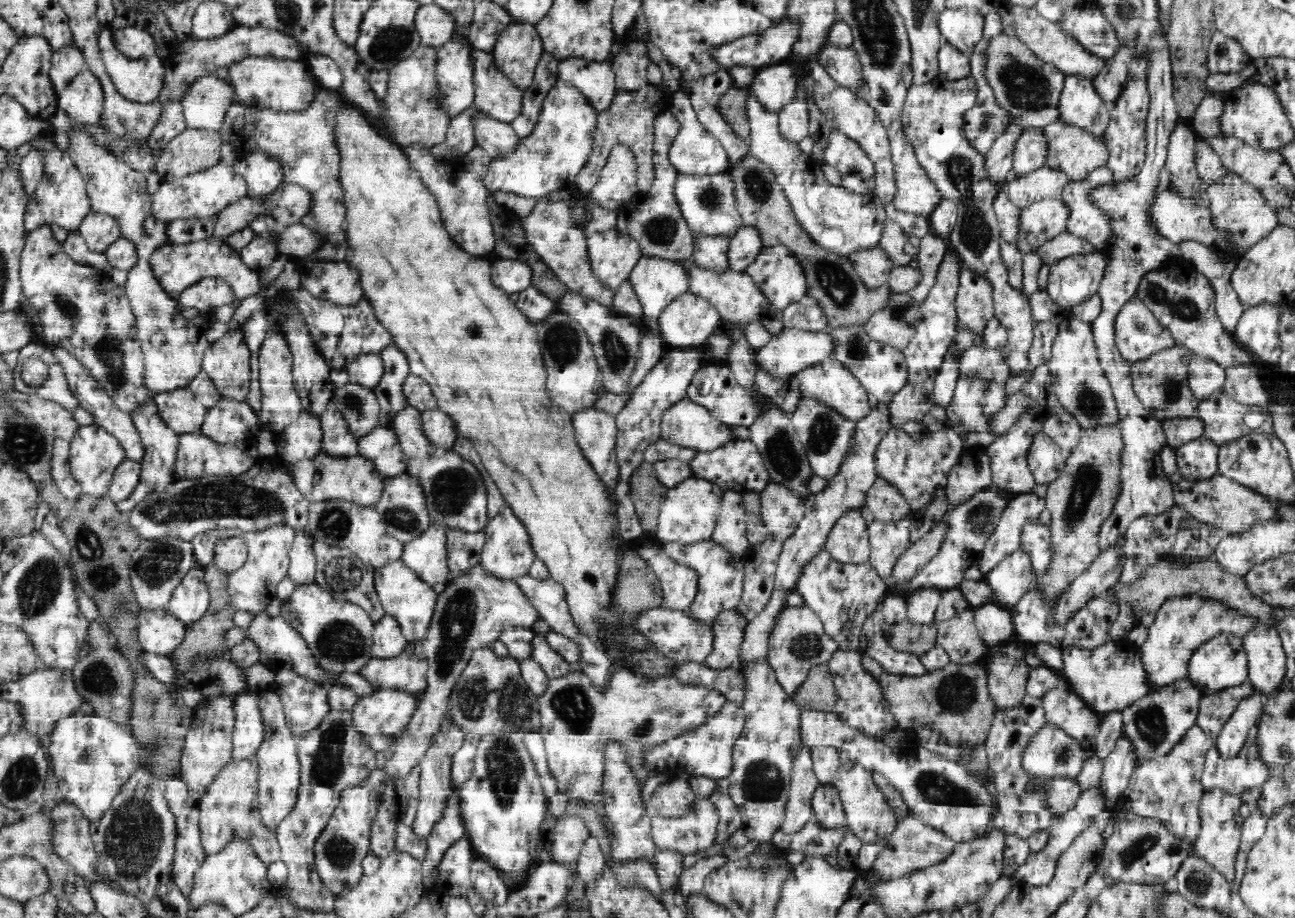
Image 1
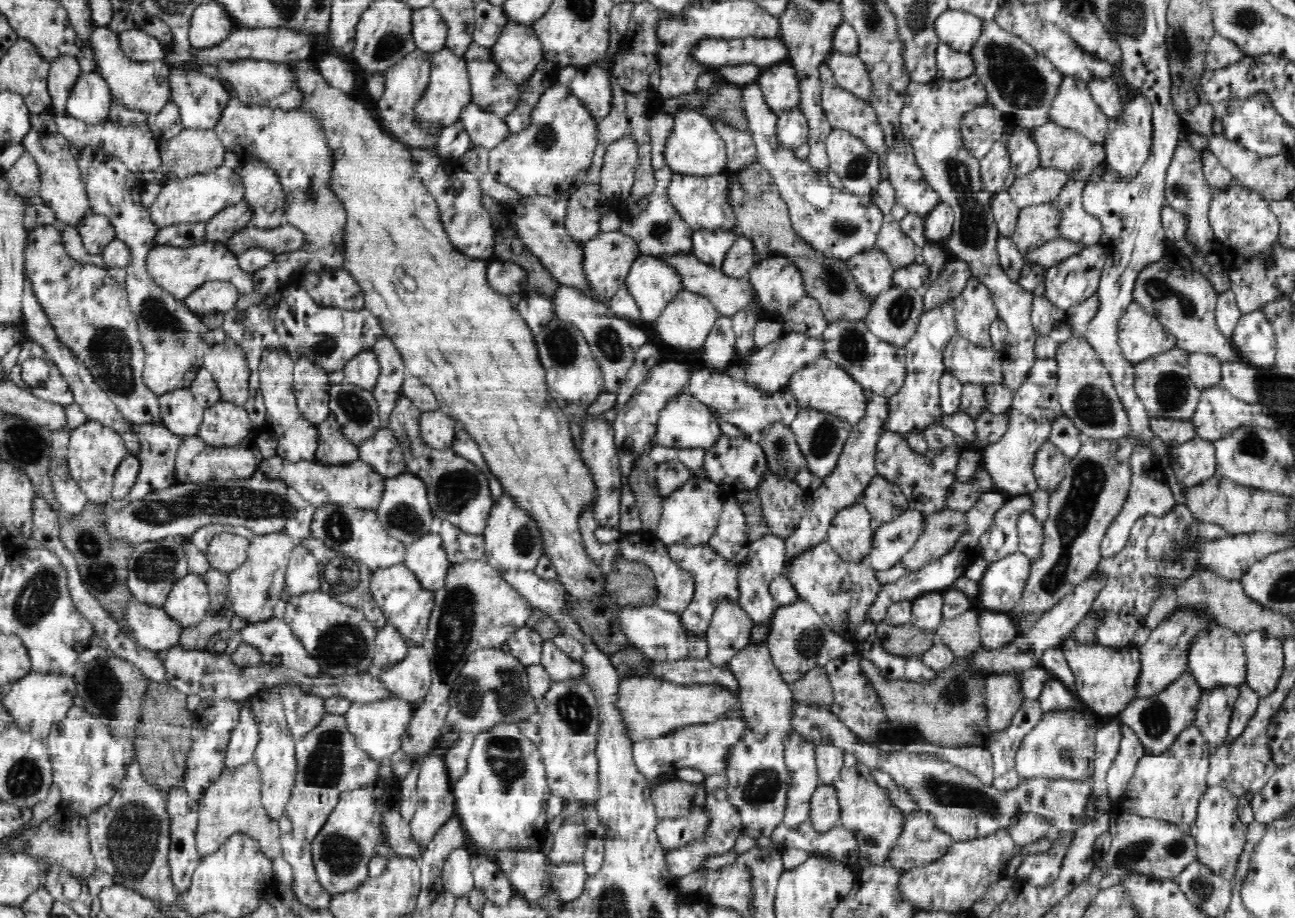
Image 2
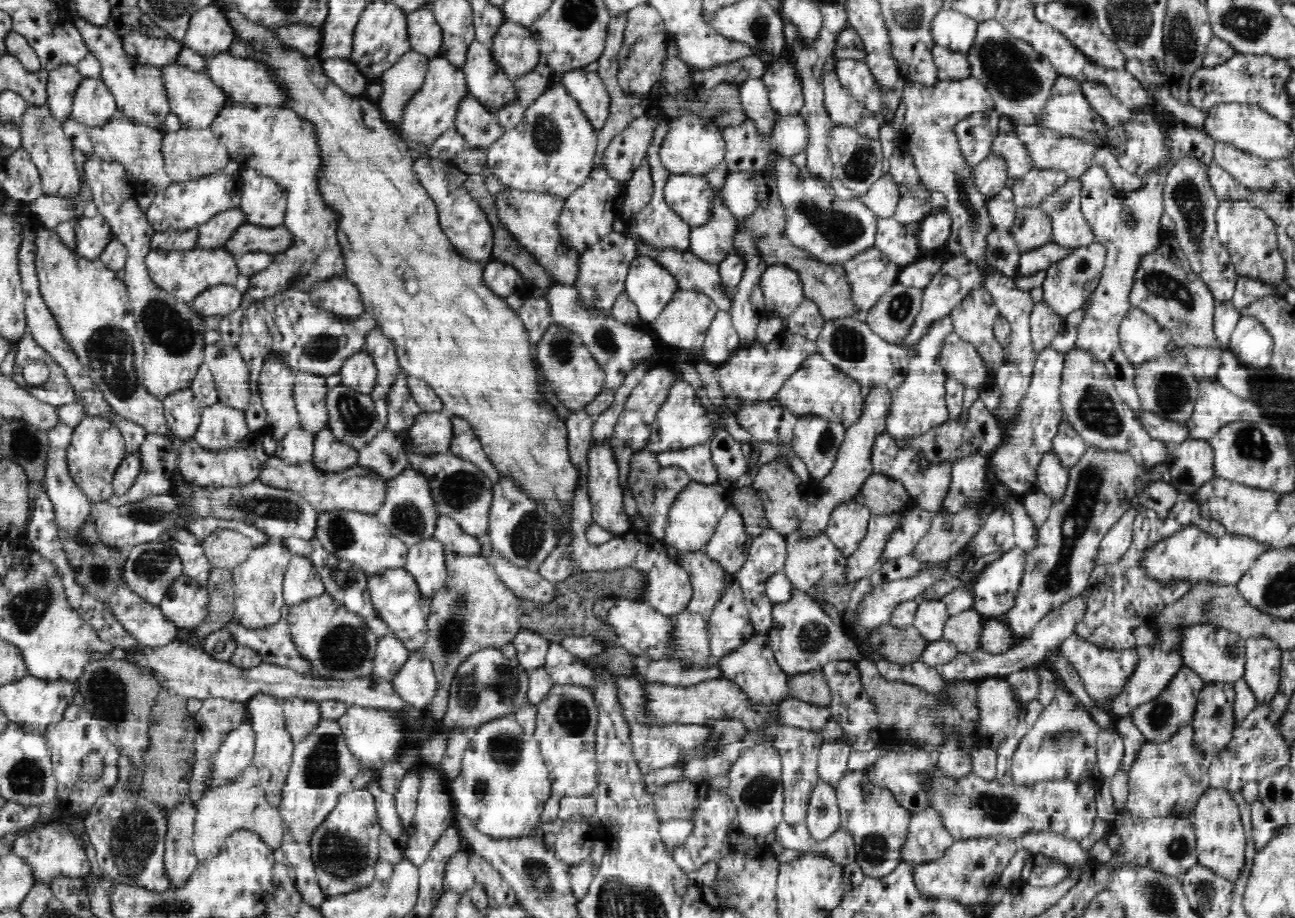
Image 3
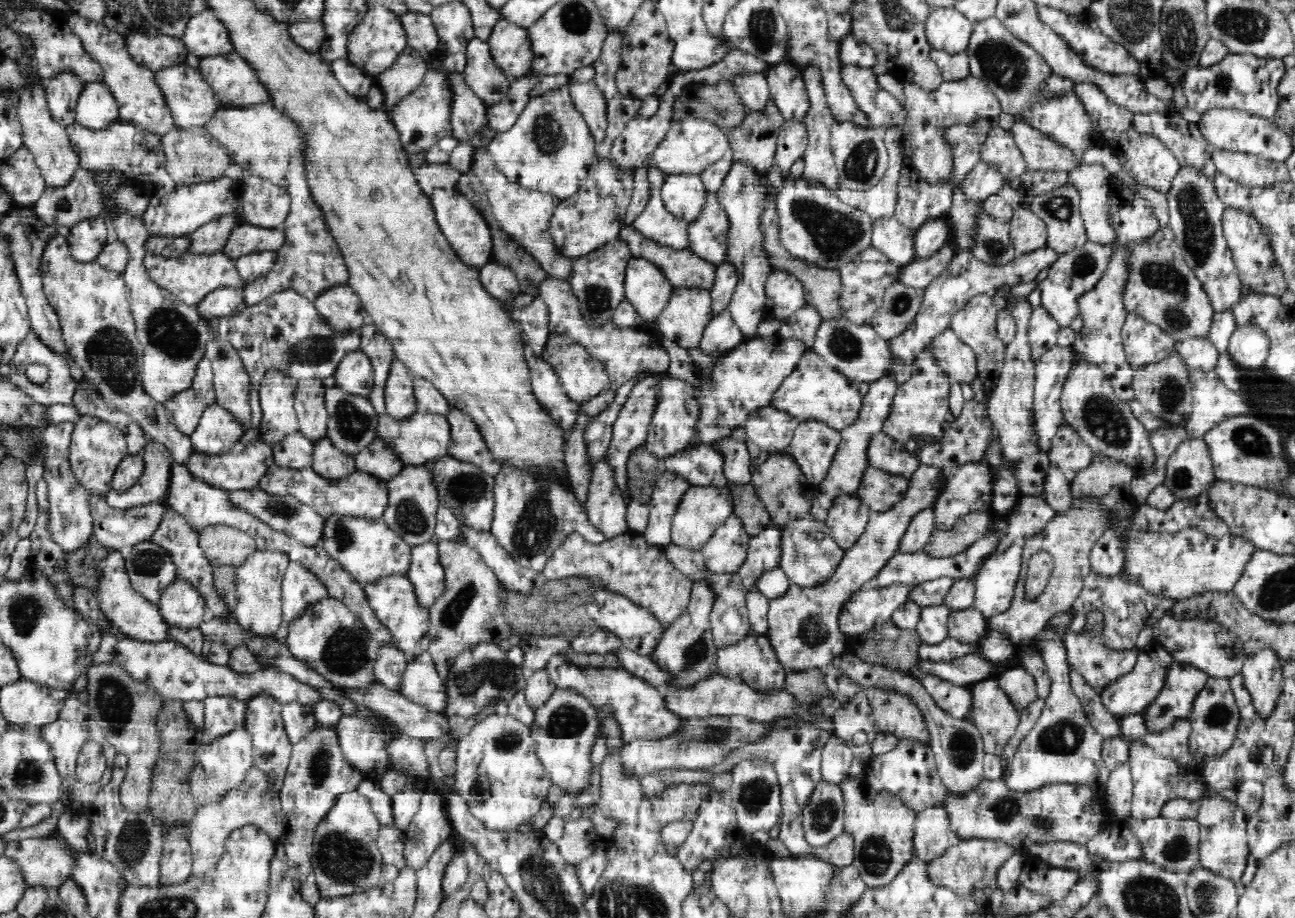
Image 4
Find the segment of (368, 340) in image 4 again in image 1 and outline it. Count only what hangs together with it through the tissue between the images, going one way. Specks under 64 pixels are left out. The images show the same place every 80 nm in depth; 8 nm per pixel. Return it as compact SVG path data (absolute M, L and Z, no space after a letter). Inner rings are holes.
M395 344L380 349L379 355L384 374L372 391L379 402L379 426L388 427L395 414L406 404L403 385L410 374L409 364L404 353Z

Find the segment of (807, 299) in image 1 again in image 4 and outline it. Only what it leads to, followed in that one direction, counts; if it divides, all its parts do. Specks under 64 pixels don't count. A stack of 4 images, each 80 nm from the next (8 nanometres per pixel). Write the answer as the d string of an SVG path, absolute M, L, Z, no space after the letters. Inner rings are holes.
M804 304L794 314L781 320L778 334L784 338L799 340L811 350L821 322L821 316L817 310L808 304Z

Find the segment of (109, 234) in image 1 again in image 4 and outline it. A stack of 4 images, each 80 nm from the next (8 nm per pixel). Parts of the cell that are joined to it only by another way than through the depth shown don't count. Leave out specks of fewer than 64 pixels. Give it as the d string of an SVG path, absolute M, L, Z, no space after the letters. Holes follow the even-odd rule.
M88 218L70 229L68 238L69 256L78 262L92 262L108 244L107 227L101 218Z

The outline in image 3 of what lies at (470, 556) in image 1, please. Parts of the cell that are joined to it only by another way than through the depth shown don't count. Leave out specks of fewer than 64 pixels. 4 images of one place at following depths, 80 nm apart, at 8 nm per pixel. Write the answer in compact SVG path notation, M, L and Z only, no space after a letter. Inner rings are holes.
M448 514L437 516L436 528L433 537L438 539L445 549L456 551L456 553L478 553L479 544L477 537L466 534L458 521Z

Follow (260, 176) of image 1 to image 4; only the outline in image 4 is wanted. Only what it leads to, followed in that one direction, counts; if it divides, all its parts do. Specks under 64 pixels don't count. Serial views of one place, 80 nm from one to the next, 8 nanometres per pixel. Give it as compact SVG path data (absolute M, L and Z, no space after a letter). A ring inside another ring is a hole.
M243 172L241 220L264 229L278 229L290 212L290 195L268 180Z

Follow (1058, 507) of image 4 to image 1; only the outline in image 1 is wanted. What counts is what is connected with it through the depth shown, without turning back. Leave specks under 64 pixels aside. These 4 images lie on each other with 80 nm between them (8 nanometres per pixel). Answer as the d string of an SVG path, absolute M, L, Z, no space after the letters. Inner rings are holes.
M1044 432L1032 440L1028 464L1037 484L1052 484L1062 474L1067 455Z

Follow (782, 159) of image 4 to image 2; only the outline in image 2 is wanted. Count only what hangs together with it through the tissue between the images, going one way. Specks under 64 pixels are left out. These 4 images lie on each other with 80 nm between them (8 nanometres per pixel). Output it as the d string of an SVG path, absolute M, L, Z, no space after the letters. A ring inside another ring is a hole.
M800 106L778 117L776 139L778 145L785 151L795 151L809 138L807 118L804 117Z

